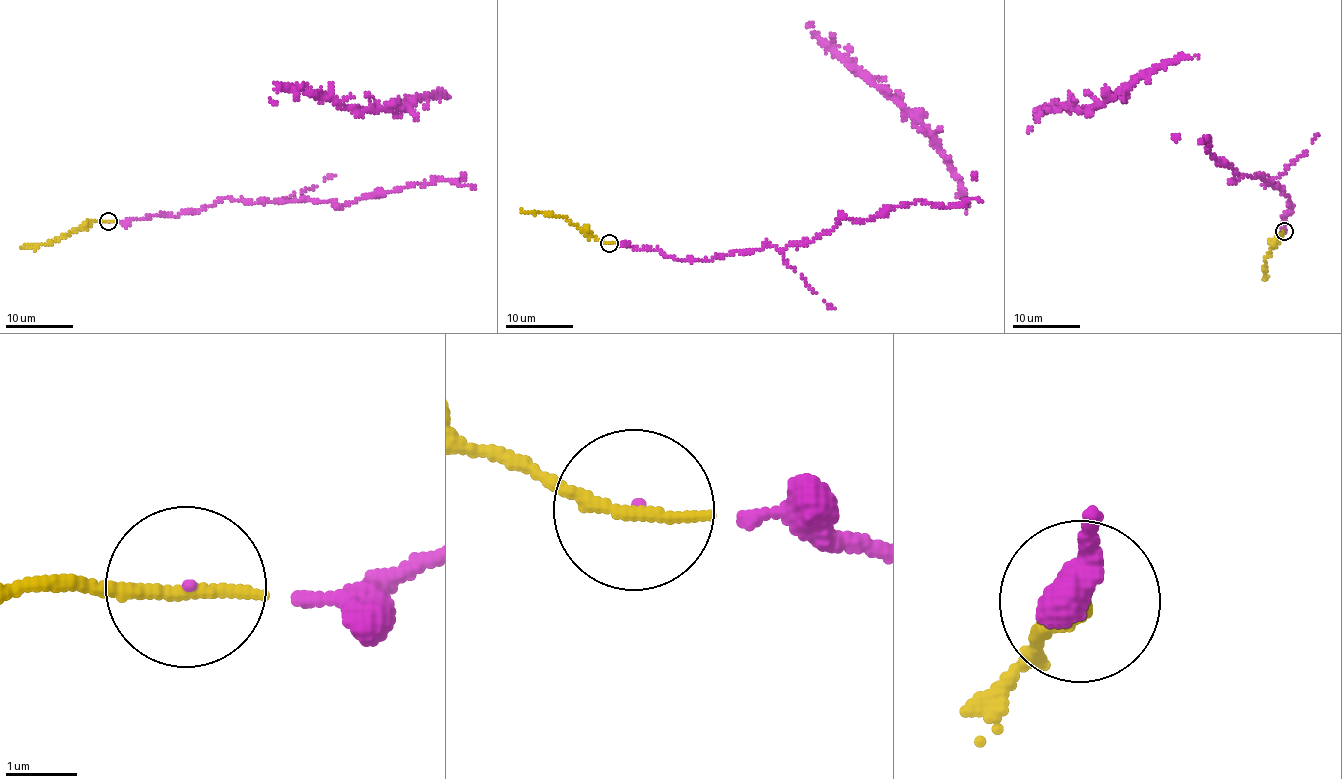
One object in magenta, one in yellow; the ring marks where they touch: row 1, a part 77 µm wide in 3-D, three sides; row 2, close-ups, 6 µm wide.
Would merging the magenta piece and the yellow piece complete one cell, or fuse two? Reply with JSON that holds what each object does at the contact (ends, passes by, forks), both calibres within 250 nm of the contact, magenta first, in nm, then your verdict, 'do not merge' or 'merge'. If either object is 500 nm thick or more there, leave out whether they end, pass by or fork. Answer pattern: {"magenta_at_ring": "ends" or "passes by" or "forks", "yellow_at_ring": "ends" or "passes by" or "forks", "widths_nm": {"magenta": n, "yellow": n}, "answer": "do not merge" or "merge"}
{"magenta_at_ring": "ends", "yellow_at_ring": "ends", "widths_nm": {"magenta": 40, "yellow": 220}, "answer": "merge"}

